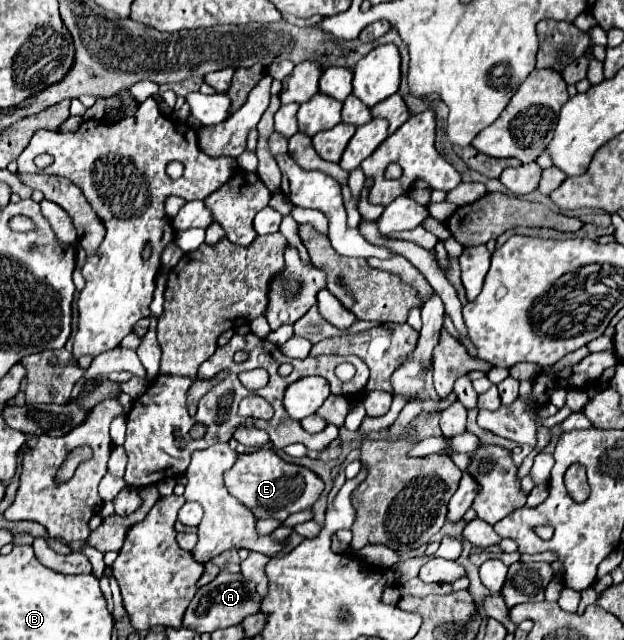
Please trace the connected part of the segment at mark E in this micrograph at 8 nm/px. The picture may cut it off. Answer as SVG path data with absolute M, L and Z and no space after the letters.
M260 447L258 451L252 453L240 453L236 465L232 465L228 473L224 473L224 483L230 495L234 495L238 501L242 501L242 505L252 509L256 519L278 519L278 521L284 521L292 513L310 509L324 489L324 481L314 471L284 461L270 447Z

